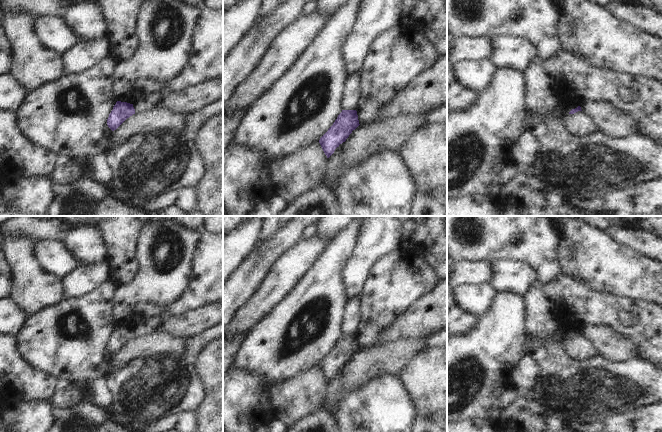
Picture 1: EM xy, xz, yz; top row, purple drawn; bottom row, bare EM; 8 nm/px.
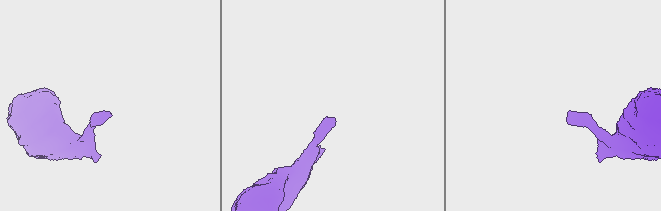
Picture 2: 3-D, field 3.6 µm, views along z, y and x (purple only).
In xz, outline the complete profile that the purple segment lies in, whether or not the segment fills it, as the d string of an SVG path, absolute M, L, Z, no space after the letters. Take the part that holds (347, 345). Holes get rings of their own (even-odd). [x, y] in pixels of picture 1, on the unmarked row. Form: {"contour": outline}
{"contour": "M342 334L333 349L319 364L327 382L334 377L340 368L346 365L352 355L359 349L356 334Z"}

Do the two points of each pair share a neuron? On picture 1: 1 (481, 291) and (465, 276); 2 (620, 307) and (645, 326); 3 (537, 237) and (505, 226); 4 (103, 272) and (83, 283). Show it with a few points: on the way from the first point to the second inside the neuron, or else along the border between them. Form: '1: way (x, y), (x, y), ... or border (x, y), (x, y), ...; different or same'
1: border (487, 283), (459, 285), (457, 287); different
2: way (626, 313), (632, 319), (639, 321); same
3: way (529, 236), (523, 230), (516, 230), (513, 227); same
4: way (98, 274), (88, 278); same

